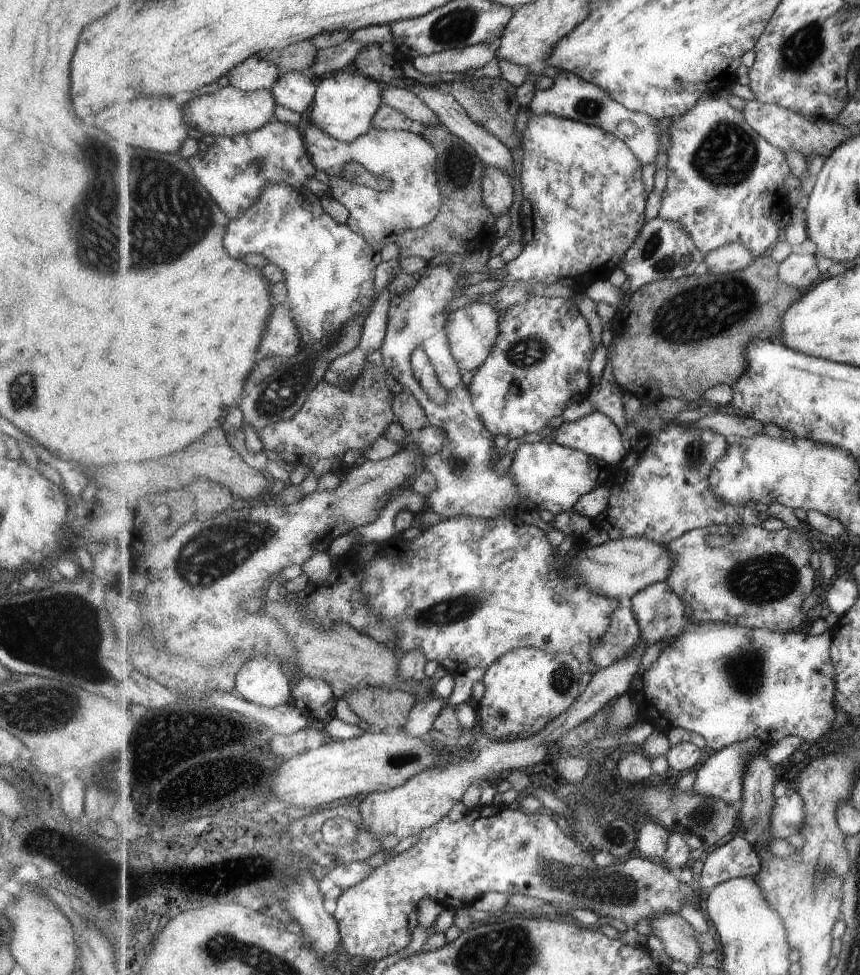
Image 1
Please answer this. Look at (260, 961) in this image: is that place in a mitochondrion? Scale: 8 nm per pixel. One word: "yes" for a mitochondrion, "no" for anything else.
yes

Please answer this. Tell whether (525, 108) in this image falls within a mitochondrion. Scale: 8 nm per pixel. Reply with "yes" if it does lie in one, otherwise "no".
no

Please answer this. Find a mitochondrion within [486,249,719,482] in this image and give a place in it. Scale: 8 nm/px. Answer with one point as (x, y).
(526, 353)

